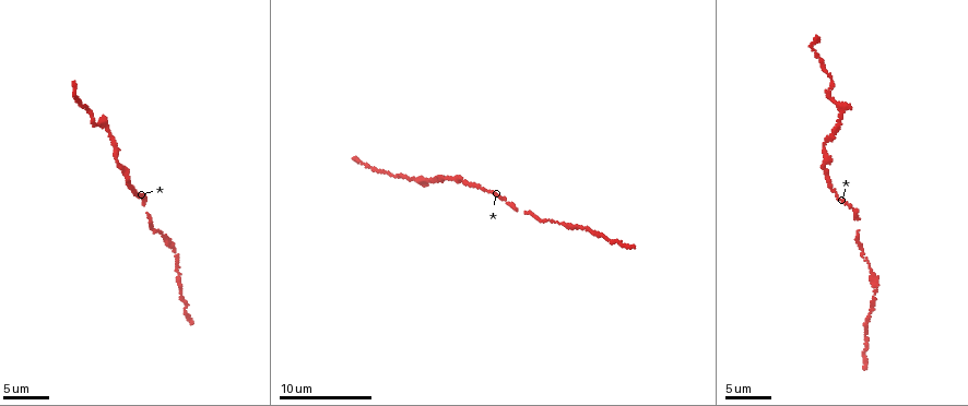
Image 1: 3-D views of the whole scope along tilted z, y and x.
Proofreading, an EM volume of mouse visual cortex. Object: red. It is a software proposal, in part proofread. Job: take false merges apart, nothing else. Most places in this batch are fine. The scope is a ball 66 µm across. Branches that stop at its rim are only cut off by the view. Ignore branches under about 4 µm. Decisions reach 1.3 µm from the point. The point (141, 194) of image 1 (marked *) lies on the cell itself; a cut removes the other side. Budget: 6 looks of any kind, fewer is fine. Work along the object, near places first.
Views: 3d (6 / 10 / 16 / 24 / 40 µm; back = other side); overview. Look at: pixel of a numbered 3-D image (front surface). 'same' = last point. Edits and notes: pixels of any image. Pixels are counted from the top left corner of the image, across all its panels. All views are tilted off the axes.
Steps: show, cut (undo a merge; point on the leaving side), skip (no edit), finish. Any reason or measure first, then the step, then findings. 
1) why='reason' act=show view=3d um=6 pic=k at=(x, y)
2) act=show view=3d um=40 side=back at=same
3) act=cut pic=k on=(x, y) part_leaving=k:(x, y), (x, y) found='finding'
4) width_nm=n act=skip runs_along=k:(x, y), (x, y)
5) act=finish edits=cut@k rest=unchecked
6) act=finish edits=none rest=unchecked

act=show view=3d um=16 pic=1 at=(118, 161)

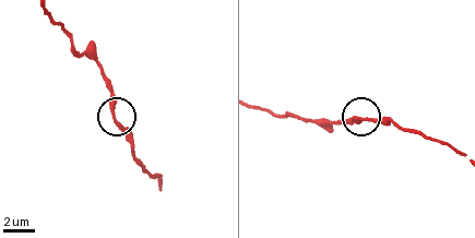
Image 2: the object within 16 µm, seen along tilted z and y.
act=skip runs_along=2:(155, 175), (134, 154), (132, 139), (115, 116), (102, 76) found='one cell here'

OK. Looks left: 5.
why='calibre changes' act=show view=3d um=6 pic=1 at=(410, 177)

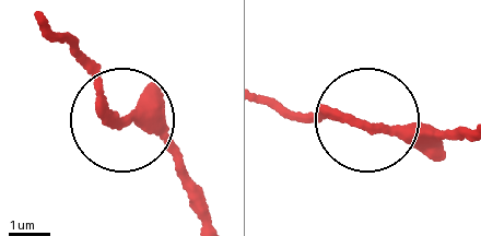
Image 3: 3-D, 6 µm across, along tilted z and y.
act=skip runs_along=3:(202, 222), (174, 152), (114, 116), (79, 42) found='continuous, no second cell'

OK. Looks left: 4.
why='sudden change in width' act=show view=3d um=16 pic=1 at=(144, 203)

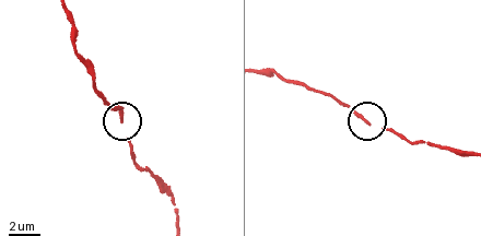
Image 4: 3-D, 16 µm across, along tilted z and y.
act=skip runs_along=4:(335, 97), (372, 124), (396, 134) found='continuous, no second cell'

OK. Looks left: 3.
act=finish edits=none rest=unchecked

